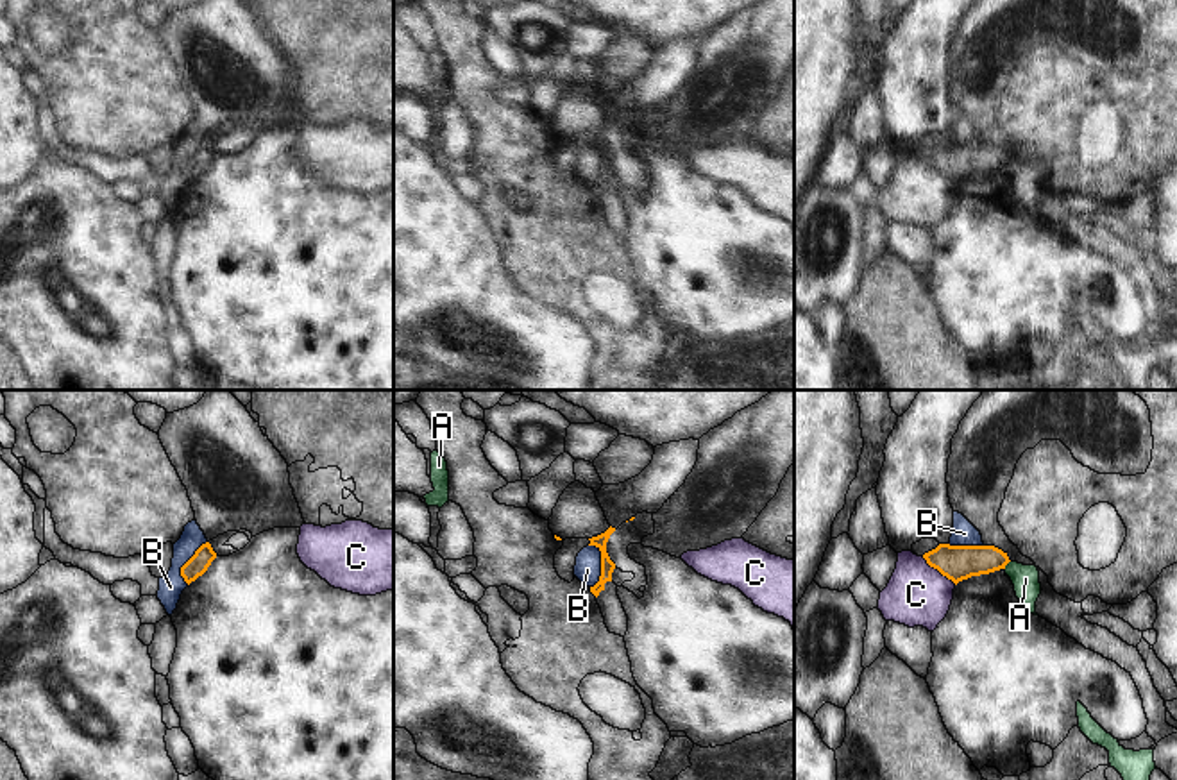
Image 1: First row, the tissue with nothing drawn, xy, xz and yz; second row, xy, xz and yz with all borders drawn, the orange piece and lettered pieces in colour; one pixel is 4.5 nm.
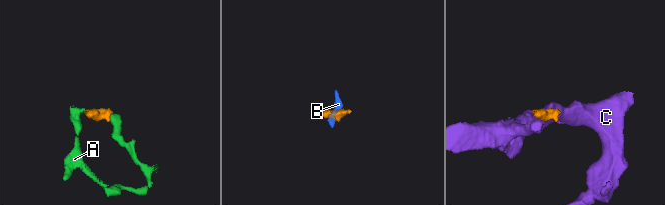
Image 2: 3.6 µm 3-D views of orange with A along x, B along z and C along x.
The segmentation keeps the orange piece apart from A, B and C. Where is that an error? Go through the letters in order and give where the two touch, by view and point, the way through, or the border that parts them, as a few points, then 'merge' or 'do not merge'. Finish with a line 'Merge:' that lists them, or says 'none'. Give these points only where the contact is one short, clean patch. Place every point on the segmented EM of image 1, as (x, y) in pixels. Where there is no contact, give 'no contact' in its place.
A: contact yz (1006, 564); border yz (1009, 560), (1004, 569); do not merge
B: contact xz (601, 566); border xz (594, 544), (600, 551), (600, 578), (591, 587); do not merge
C: contact yz (939, 571); border yz (922, 557), (956, 584); do not merge
Merge: none

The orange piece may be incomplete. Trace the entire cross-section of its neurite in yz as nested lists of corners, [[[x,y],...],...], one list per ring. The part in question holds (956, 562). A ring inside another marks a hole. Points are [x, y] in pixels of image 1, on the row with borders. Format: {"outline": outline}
{"outline": [[[939,544],[936,549],[925,553],[923,558],[955,585],[971,576],[1005,569],[1011,562],[1007,553],[995,546]]]}

